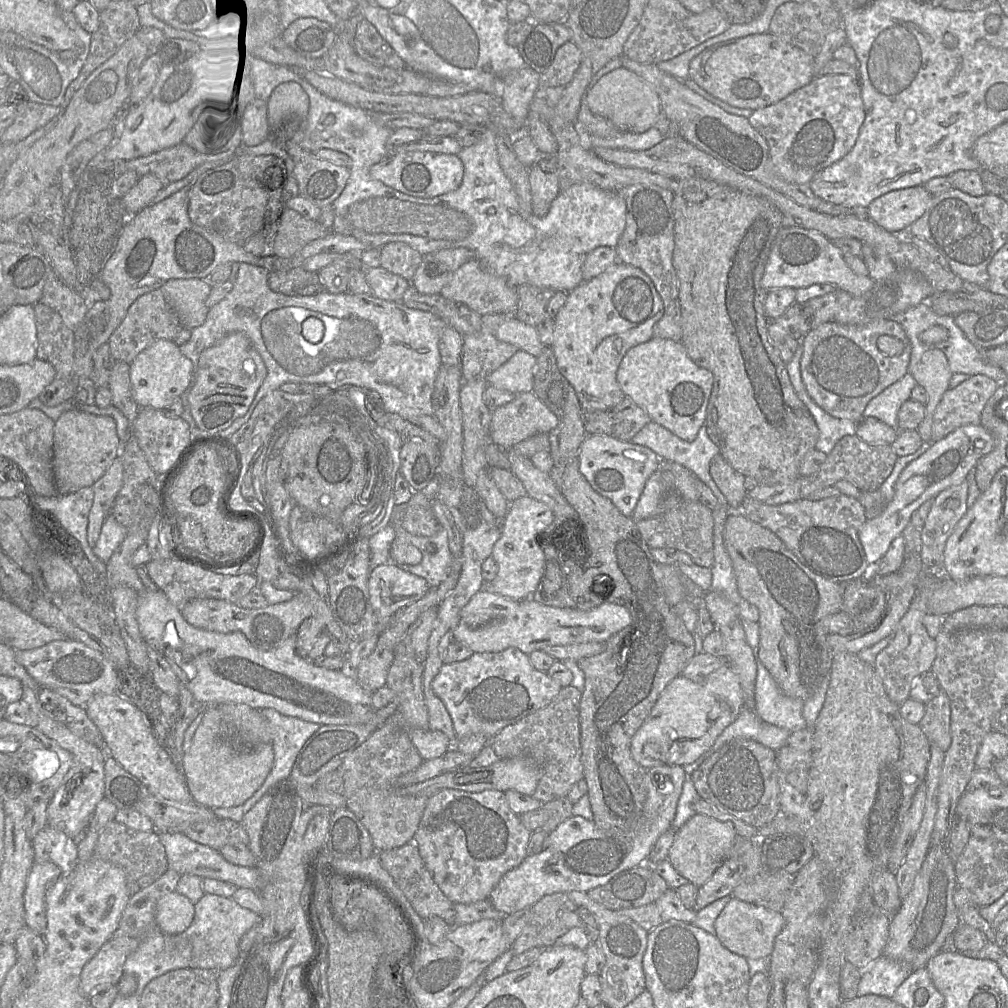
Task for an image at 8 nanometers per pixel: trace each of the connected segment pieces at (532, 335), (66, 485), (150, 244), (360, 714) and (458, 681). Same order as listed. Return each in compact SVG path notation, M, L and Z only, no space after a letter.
M515 317L506 319L496 330L495 336L498 340L515 345L519 350L535 357L542 351L543 344L536 328Z
M70 409L54 421L53 474L58 494L68 494L83 487L93 486L121 452L115 420L110 416L99 416Z
M185 186L127 218L115 251L101 274L101 281L110 289L110 297L90 303L84 318L74 330L74 368L79 380L90 378L96 350L108 342L130 305L139 296L160 288L169 279L207 279L217 266L232 262L245 262L269 271L302 266L294 257L255 256L245 251L241 243L211 234L194 224L188 213L189 188Z
M161 590L138 595L136 618L139 632L146 644L162 653L179 682L198 701L206 705L233 702L246 704L255 709L272 708L279 713L297 717L320 725L357 725L370 718L372 693L365 690L357 679L342 670L331 670L315 665L311 660L296 653L296 634L290 636L280 647L268 651L253 646L241 632L219 633L190 625Z
M514 647L443 664L432 681L432 690L444 703L458 738L481 734L491 739L504 727L549 705L561 689L547 672L532 666L529 654Z

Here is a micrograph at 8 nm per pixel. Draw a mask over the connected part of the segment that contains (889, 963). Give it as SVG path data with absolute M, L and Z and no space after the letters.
M882 954L861 971L857 997L873 994L892 998L911 971L910 967Z

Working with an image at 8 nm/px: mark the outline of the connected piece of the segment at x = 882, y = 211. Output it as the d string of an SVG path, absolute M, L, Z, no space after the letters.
M922 186L885 193L867 206L867 217L884 230L903 235L926 211L932 195Z

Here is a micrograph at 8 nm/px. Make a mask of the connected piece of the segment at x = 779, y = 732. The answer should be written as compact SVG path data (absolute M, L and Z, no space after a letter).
M743 706L739 715L717 737L713 745L691 764L682 766L687 774L693 773L708 757L736 738L751 739L778 751L787 745L792 732L764 722L753 709Z

